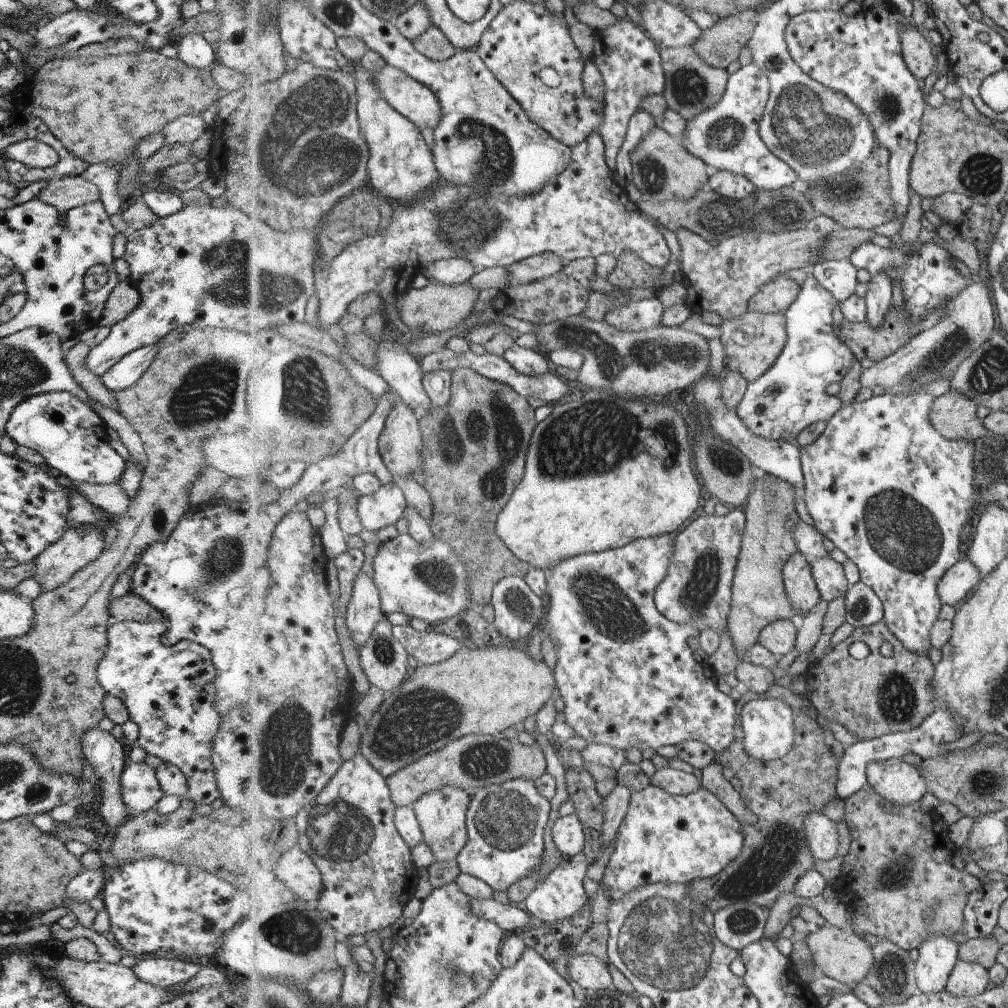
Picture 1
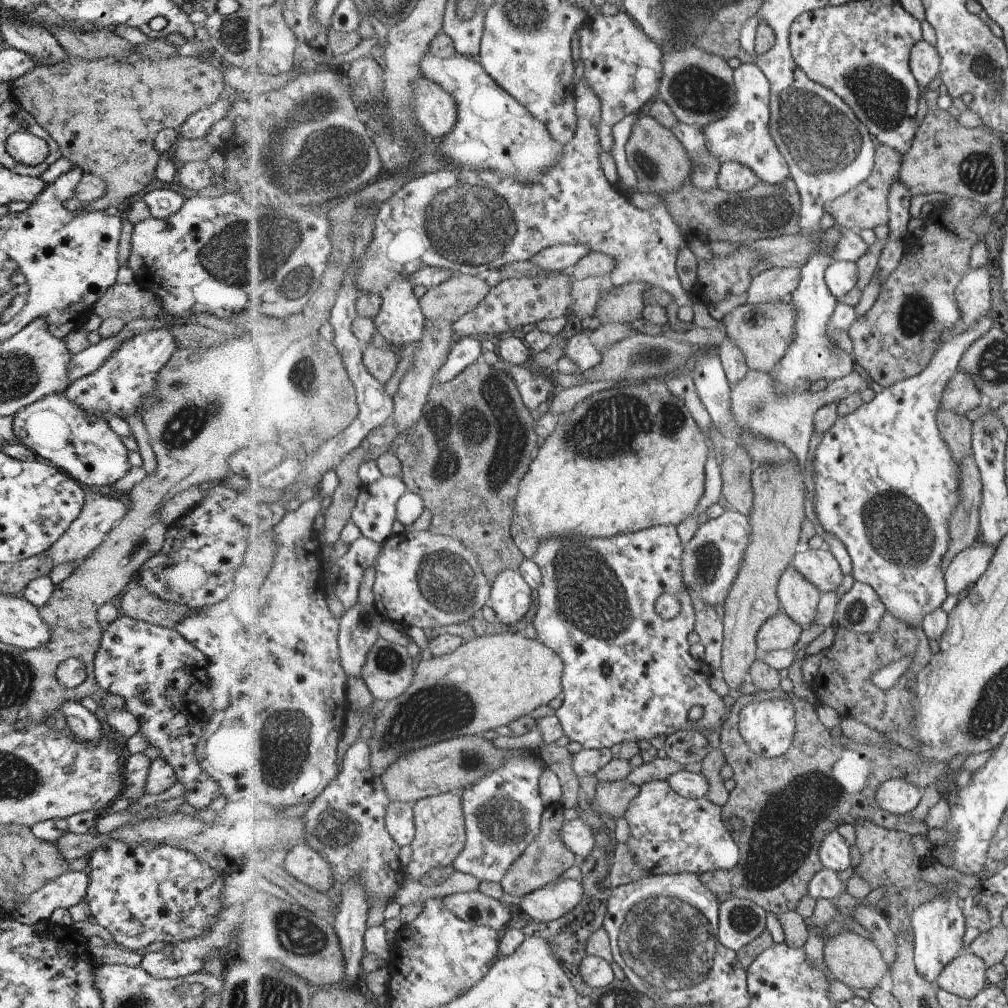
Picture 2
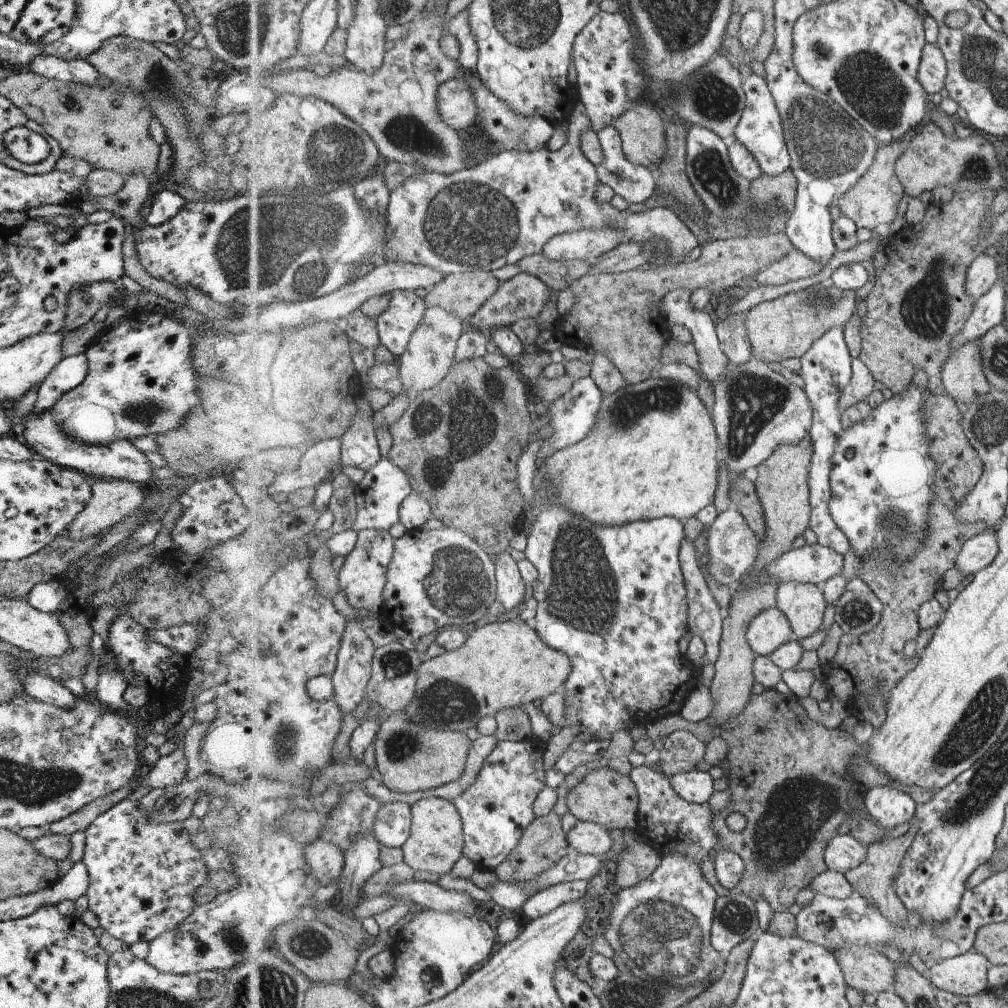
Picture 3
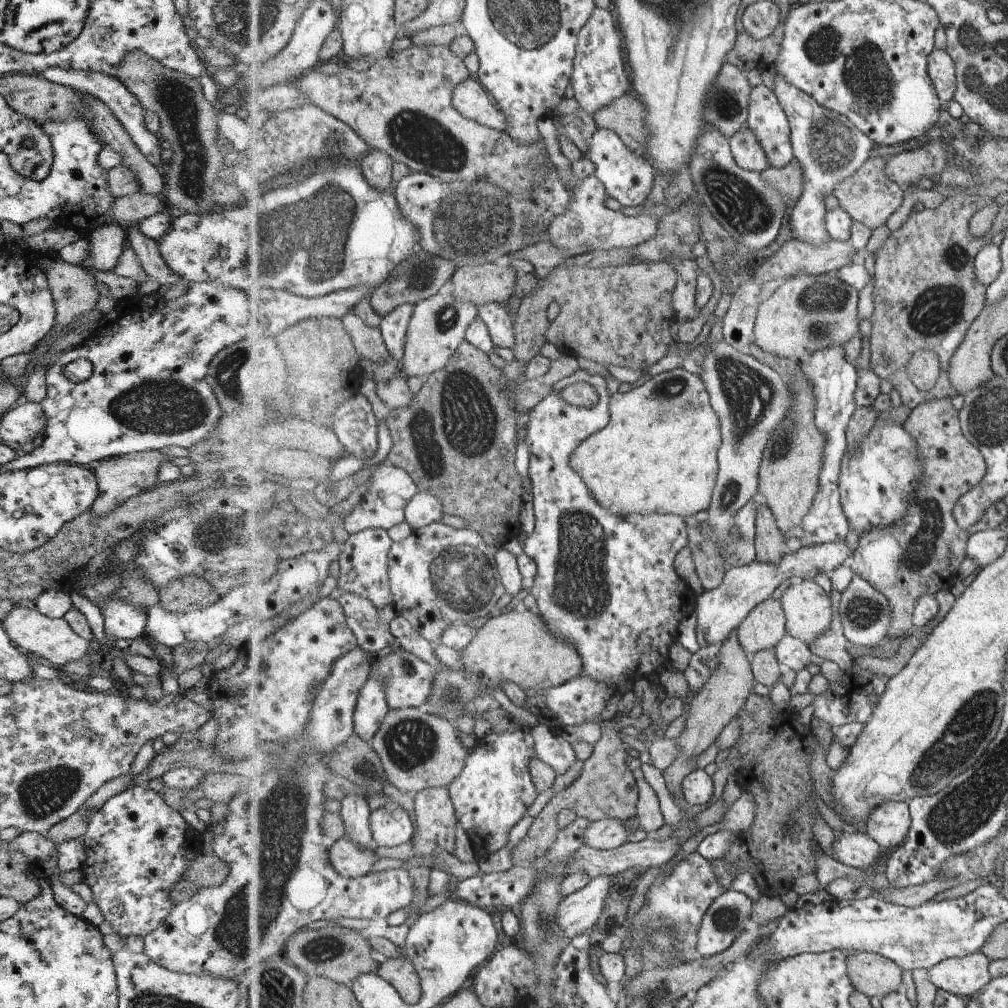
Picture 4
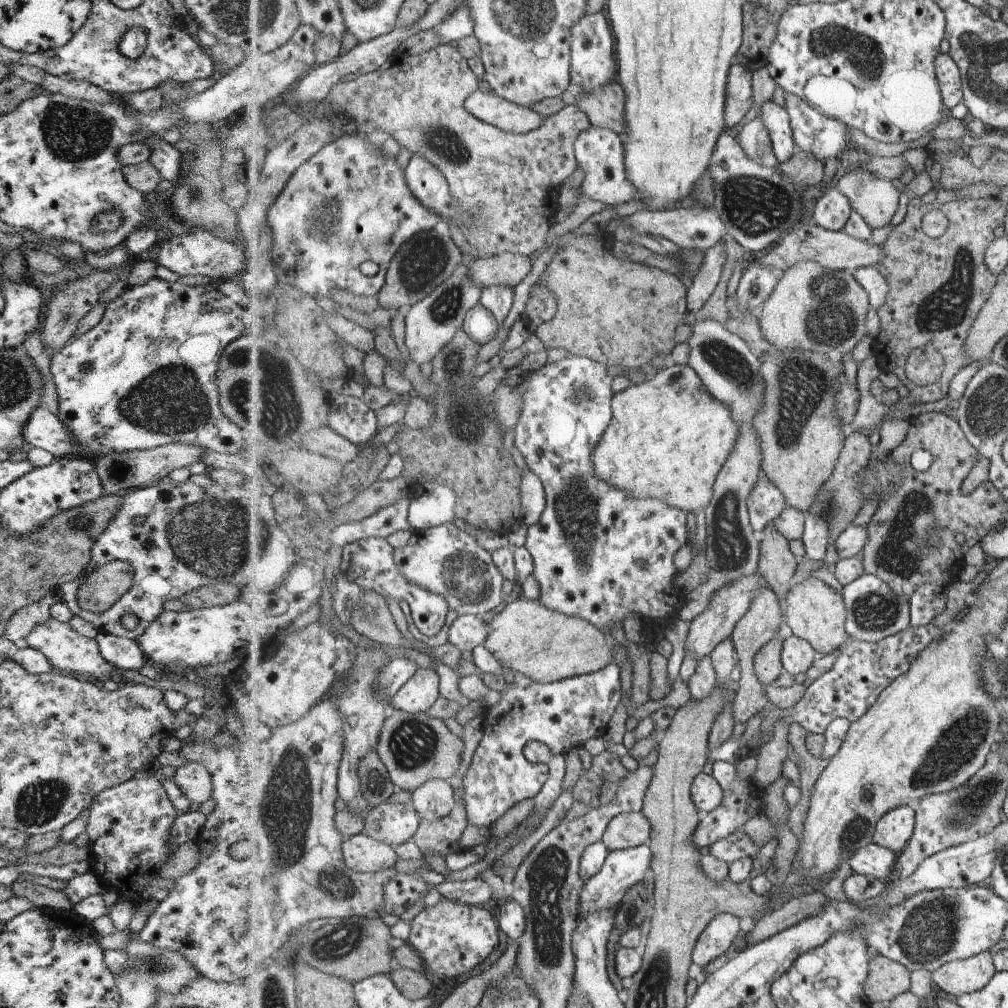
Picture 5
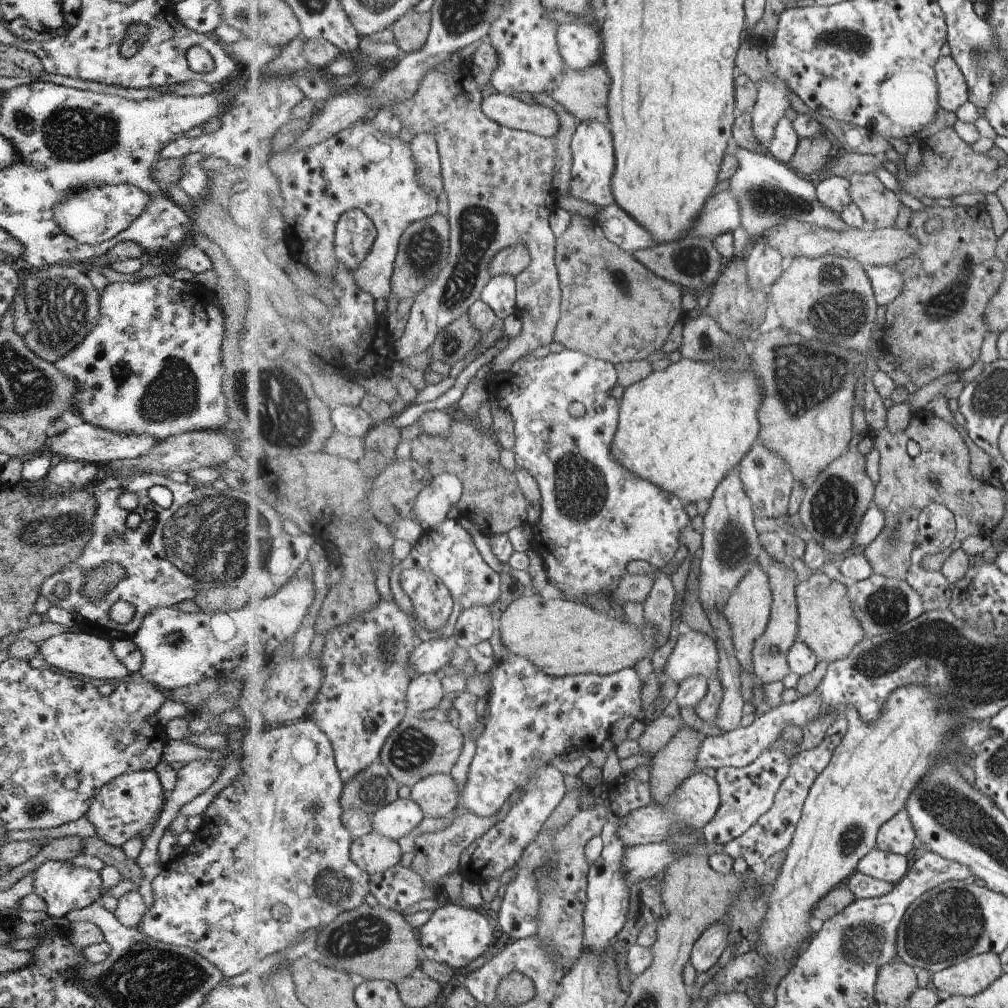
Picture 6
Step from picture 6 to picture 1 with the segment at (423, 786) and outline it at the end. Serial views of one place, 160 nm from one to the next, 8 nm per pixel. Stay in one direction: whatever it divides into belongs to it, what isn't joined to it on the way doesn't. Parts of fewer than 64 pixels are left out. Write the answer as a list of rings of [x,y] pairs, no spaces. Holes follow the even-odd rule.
[[[445,786],[425,794],[413,807],[424,833],[424,843],[435,854],[435,863],[458,859],[468,844],[468,811],[472,793],[459,786]]]

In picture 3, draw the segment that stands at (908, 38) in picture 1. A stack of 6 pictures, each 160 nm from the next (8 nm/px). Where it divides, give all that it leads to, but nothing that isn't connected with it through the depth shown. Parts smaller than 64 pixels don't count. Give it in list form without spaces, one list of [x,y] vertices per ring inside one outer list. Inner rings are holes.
[[[937,43],[927,44],[920,62],[918,79],[929,96],[943,90],[943,87],[946,86],[948,74],[948,62],[944,52]]]

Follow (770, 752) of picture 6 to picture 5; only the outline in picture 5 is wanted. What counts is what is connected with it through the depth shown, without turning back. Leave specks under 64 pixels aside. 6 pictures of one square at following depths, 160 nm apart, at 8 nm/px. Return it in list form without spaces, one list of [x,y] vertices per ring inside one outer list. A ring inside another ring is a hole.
[[[715,761],[713,763],[714,777],[719,781],[719,784],[724,788],[724,799],[722,803],[711,813],[702,815],[700,826],[696,828],[696,834],[692,836],[692,841],[700,848],[703,846],[710,847],[721,838],[727,838],[729,834],[736,830],[742,830],[741,826],[751,818],[759,810],[754,809],[750,800],[754,797],[751,790],[751,782],[753,779],[741,781],[737,778],[737,768],[729,761]]]

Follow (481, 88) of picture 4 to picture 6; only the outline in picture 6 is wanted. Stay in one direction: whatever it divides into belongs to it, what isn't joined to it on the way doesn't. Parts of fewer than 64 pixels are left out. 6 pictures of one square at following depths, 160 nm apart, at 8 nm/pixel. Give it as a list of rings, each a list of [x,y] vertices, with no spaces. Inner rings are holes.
[[[492,93],[483,100],[484,113],[495,122],[510,129],[519,129],[550,137],[558,132],[557,114],[547,106],[525,104],[512,95]]]

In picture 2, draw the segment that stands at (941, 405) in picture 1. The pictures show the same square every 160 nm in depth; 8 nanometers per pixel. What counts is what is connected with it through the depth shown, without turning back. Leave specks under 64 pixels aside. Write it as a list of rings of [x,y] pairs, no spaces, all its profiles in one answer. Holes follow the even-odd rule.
[[[960,368],[957,374],[949,380],[948,387],[945,388],[942,397],[942,406],[945,410],[953,410],[957,414],[967,414],[977,406],[986,402],[984,393],[977,386],[977,380],[971,372]]]

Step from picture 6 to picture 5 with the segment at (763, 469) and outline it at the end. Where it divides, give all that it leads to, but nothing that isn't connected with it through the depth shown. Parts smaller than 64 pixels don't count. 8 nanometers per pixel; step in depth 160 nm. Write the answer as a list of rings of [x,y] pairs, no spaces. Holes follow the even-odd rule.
[[[763,475],[748,500],[753,528],[760,533],[771,520],[779,518],[786,507],[784,494]]]

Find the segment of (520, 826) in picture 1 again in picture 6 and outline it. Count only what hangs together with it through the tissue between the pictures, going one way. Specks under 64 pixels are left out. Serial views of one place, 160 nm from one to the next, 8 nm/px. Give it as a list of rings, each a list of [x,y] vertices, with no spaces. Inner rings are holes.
[[[510,653],[508,662],[497,664],[493,672],[487,698],[488,723],[476,740],[476,755],[459,808],[480,817],[493,817],[513,792],[526,790],[537,769],[547,767],[547,762],[555,756],[567,753],[571,744],[575,750],[601,748],[621,718],[641,716],[643,683],[633,667],[610,675],[585,673],[554,677],[538,669],[527,657]]]

